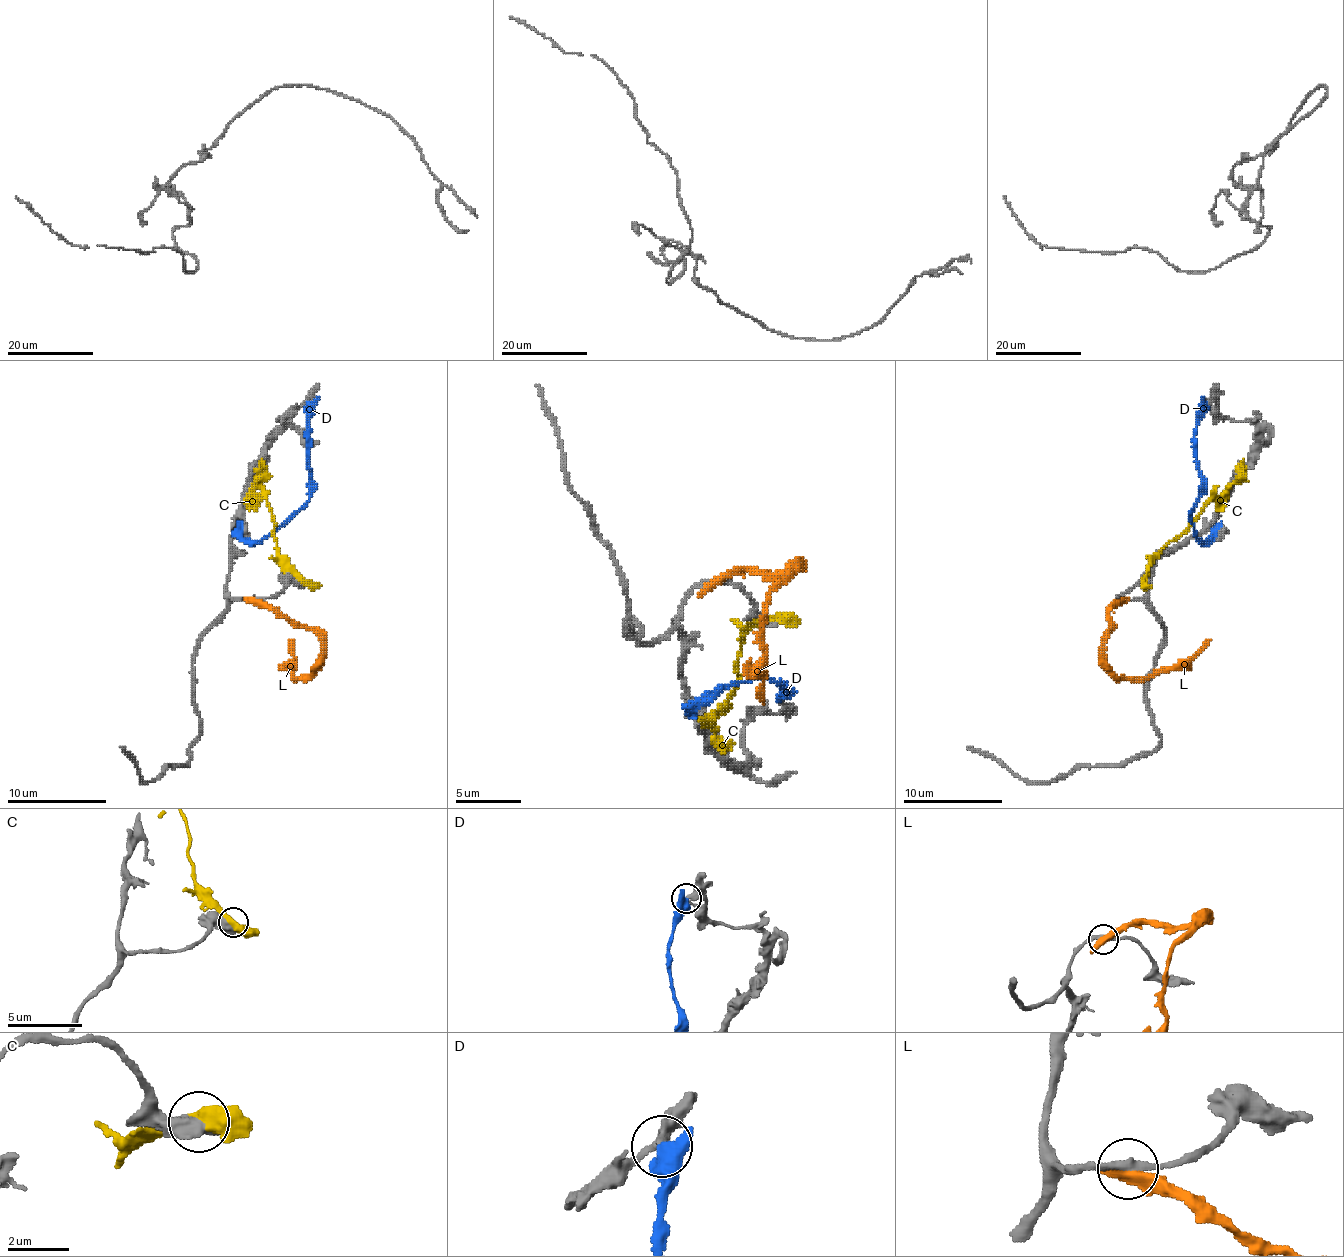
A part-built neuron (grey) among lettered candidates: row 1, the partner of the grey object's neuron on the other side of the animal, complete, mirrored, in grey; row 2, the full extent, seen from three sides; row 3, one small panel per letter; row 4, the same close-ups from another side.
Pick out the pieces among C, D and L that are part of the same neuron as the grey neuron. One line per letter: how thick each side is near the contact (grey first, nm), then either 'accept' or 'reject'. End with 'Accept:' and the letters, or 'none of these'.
C: calibres 650 and 420 nm; reject
D: calibres 340 and 650 nm; reject
L: calibres 260 and 600 nm; reject
Accept: none of these

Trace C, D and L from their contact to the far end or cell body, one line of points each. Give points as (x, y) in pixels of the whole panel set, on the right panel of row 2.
C: (1146, 580), (1146, 565), (1203, 508), (1226, 491), (1238, 476), (1238, 463), (1243, 458)
D: (1206, 401), (1193, 436), (1201, 478), (1198, 498), (1191, 511), (1191, 523), (1201, 540), (1206, 540), (1221, 521)
L: (1119, 600), (1109, 612), (1111, 625), (1101, 642), (1104, 662), (1119, 677), (1181, 670), (1211, 640)

